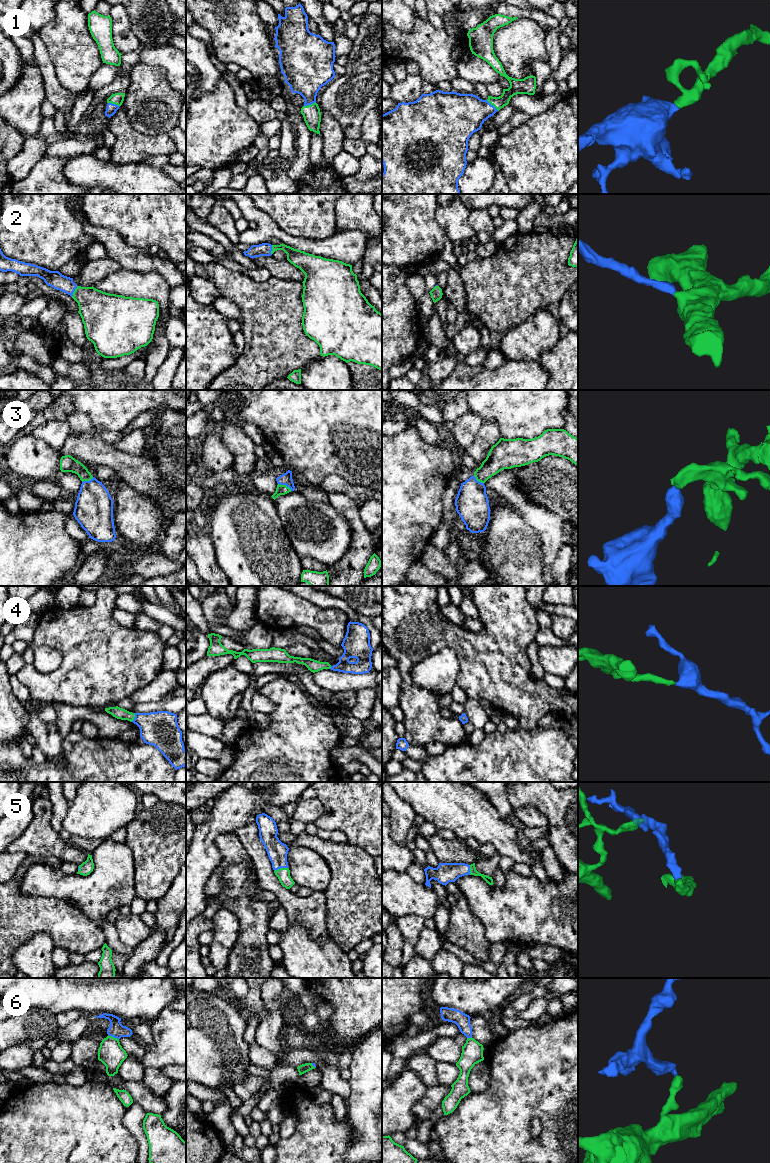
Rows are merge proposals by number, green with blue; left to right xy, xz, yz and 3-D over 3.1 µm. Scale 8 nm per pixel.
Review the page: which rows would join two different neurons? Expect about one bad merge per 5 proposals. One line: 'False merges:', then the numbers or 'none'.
False merges: 6

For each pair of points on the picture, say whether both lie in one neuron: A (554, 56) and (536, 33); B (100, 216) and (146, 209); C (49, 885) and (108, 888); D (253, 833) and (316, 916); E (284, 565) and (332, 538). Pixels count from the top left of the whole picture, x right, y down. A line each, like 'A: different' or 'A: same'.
A: different
B: same
C: same
D: same
E: different

